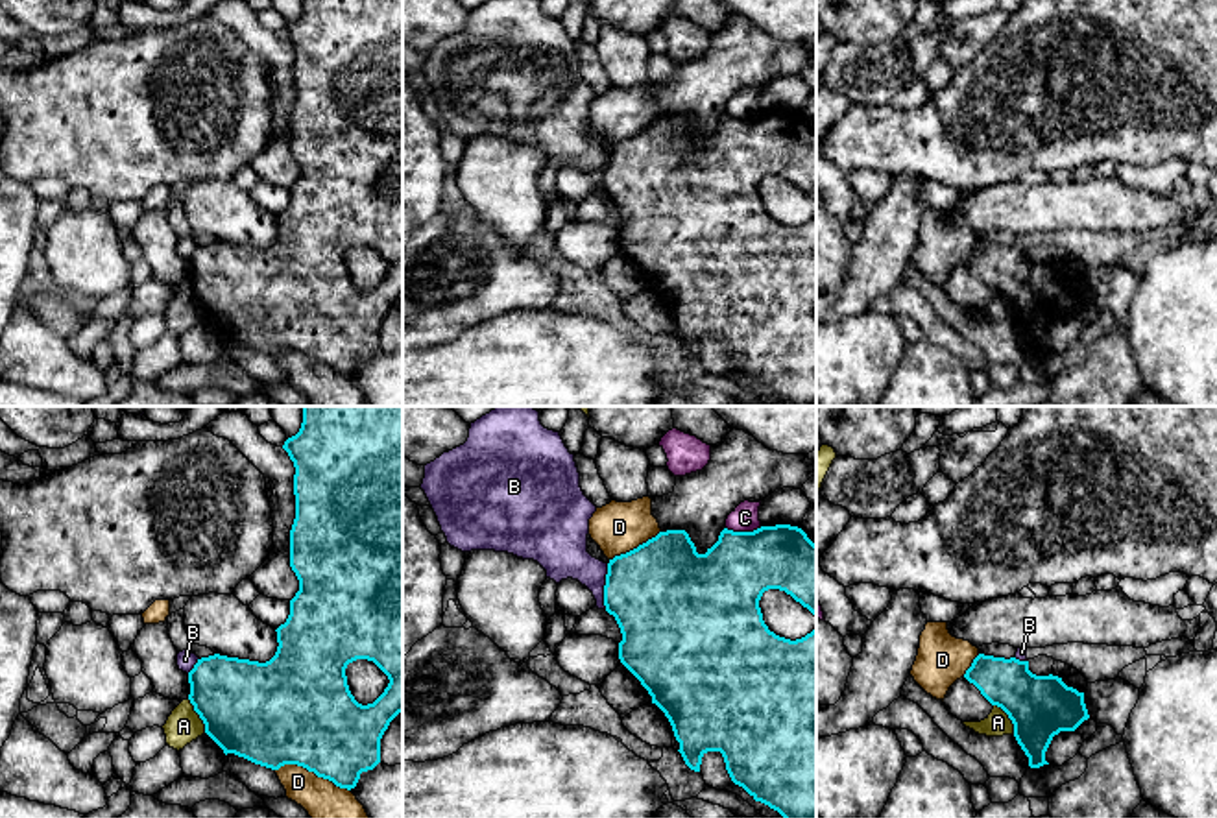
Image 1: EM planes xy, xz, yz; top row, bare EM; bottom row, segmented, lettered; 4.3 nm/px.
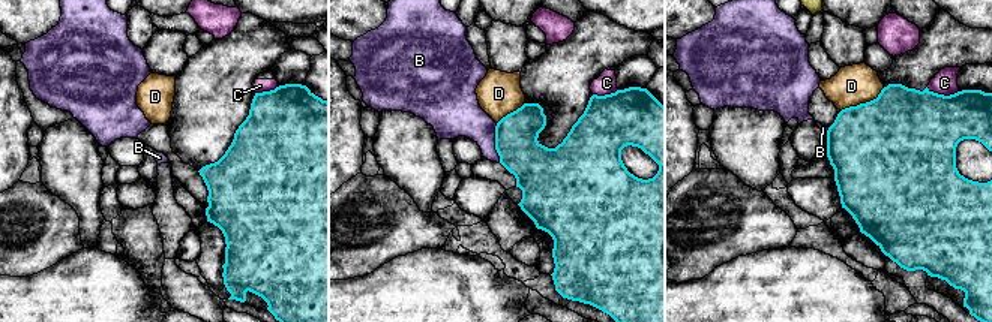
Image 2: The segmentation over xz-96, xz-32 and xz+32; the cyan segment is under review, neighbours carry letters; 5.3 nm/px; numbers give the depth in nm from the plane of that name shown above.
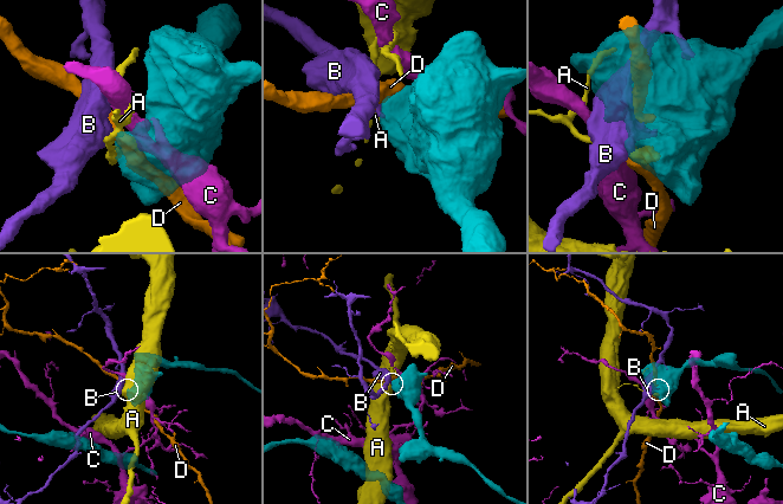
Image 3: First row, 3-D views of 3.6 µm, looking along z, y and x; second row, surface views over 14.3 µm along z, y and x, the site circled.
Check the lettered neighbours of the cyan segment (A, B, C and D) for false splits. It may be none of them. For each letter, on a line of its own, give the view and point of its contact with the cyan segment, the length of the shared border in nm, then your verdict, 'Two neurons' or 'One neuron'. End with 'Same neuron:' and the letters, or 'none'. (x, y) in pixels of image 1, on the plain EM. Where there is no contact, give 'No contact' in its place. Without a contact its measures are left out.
A: Touches cyan at xy (198, 300). Shared border 170 nm. Two neurons
B: Touches cyan at xz (604, 172). Shared border 200 nm. Two neurons
C: Touches cyan at xz (743, 119). Shared border 160 nm. Two neurons
D: Touches cyan at xy (313, 357). Shared border 340 nm. Two neurons
Same neuron: none

